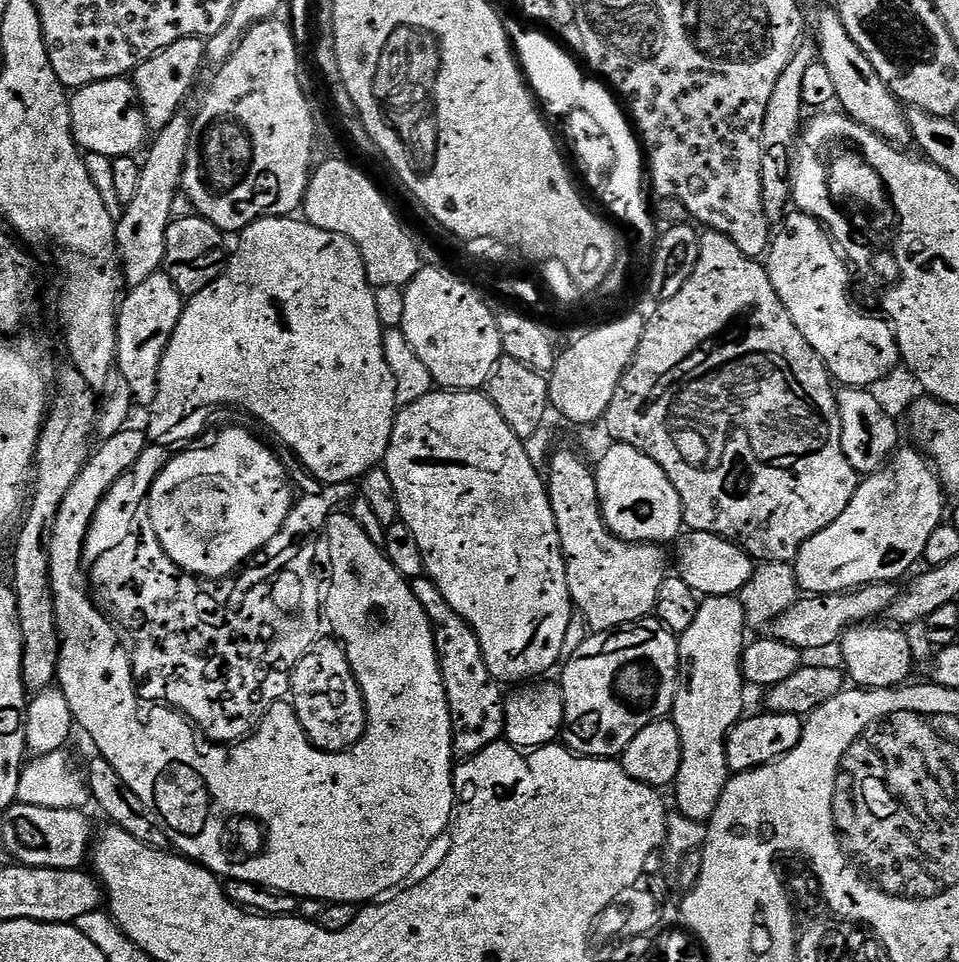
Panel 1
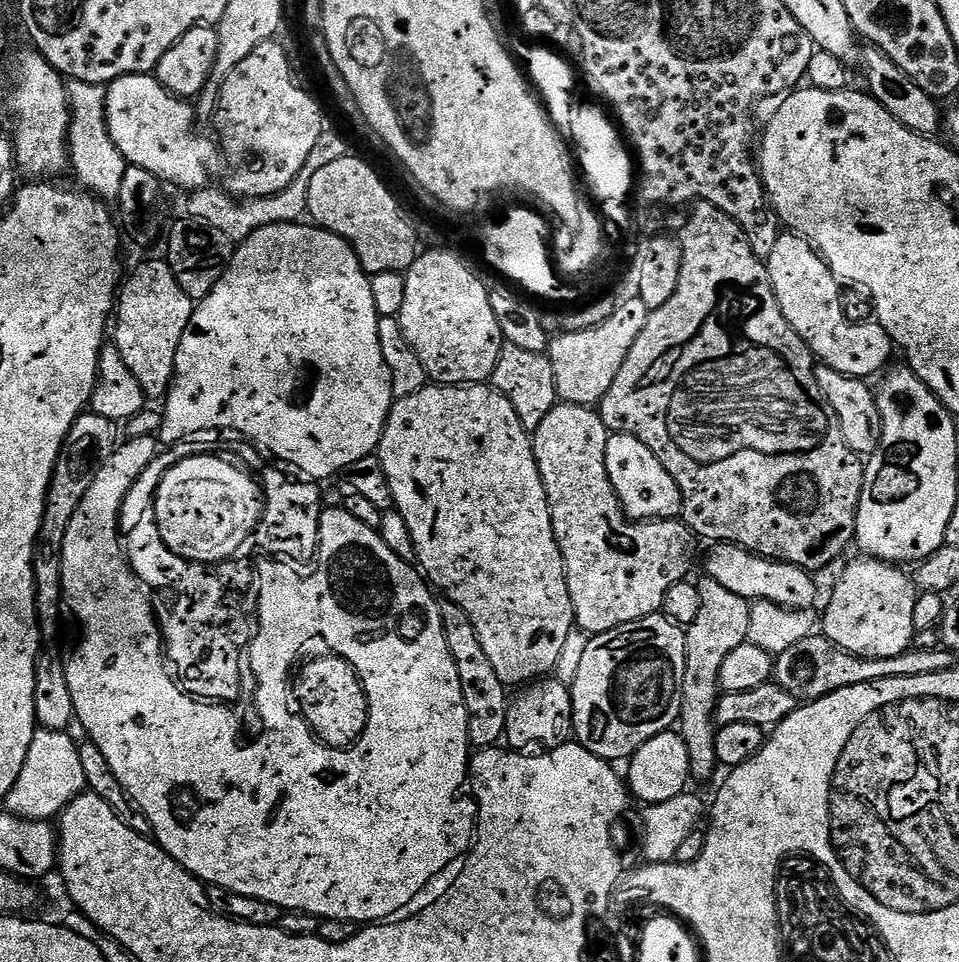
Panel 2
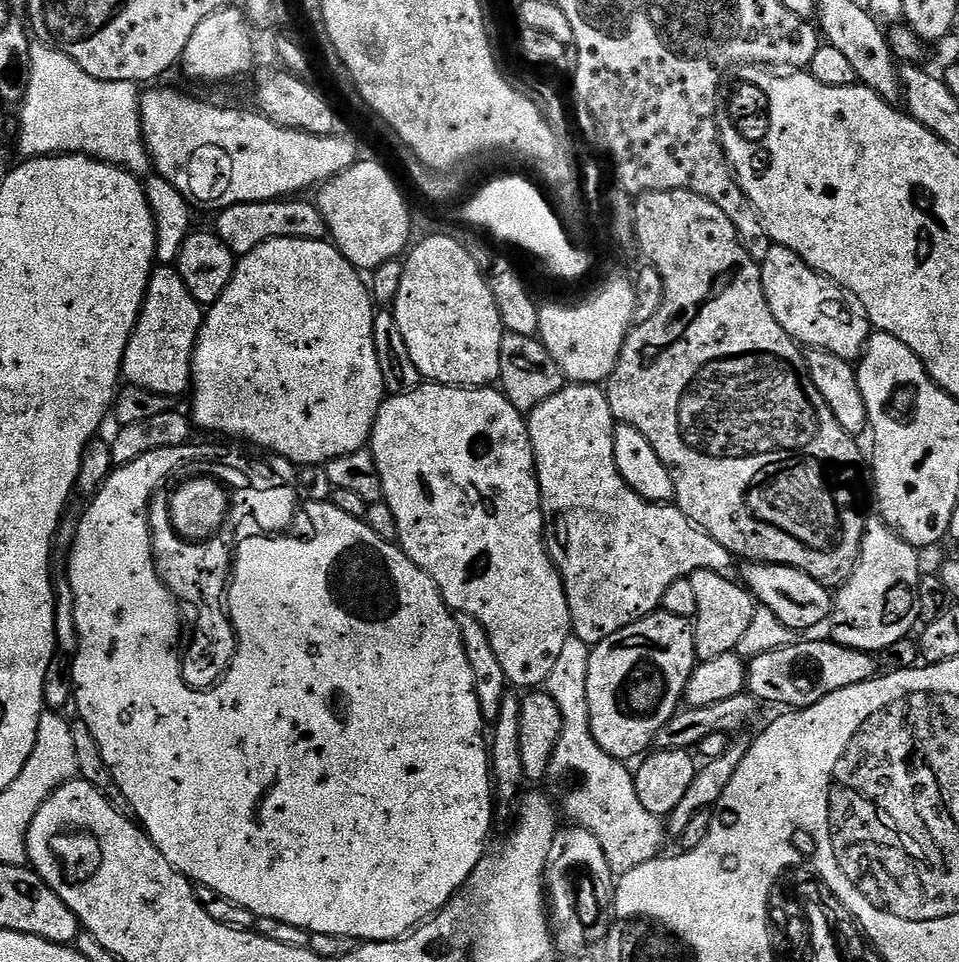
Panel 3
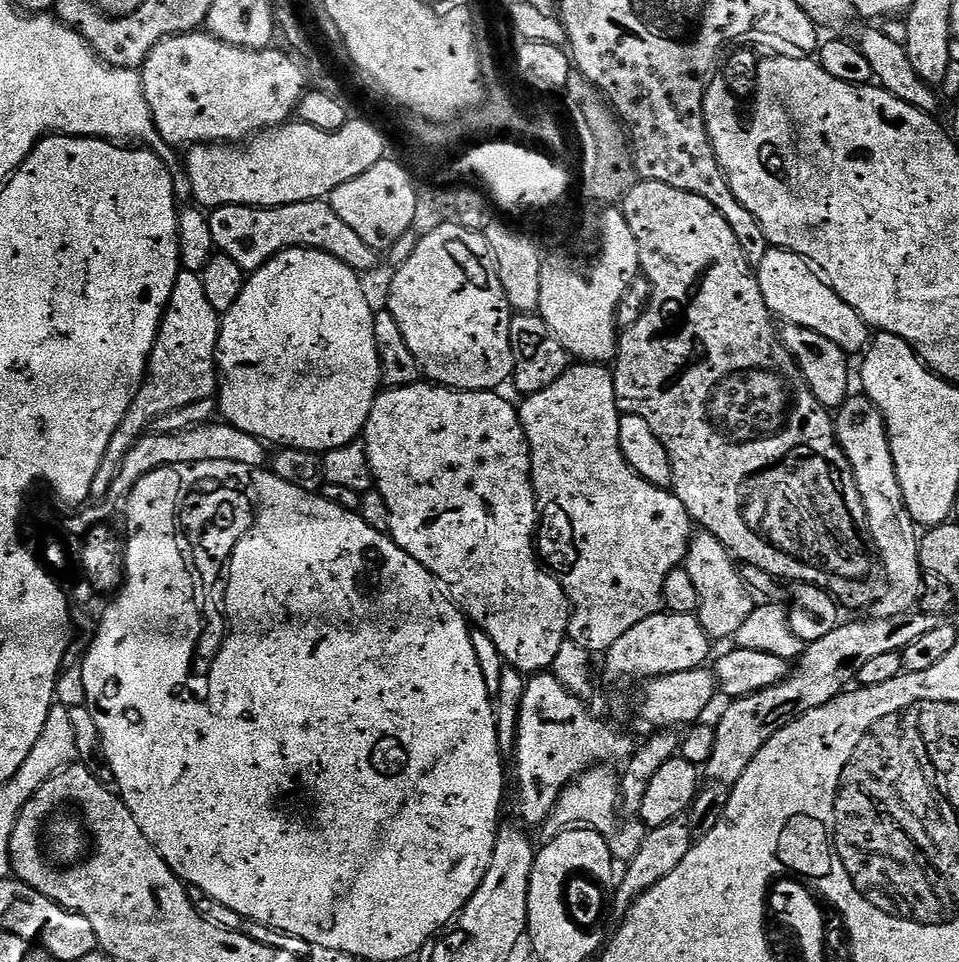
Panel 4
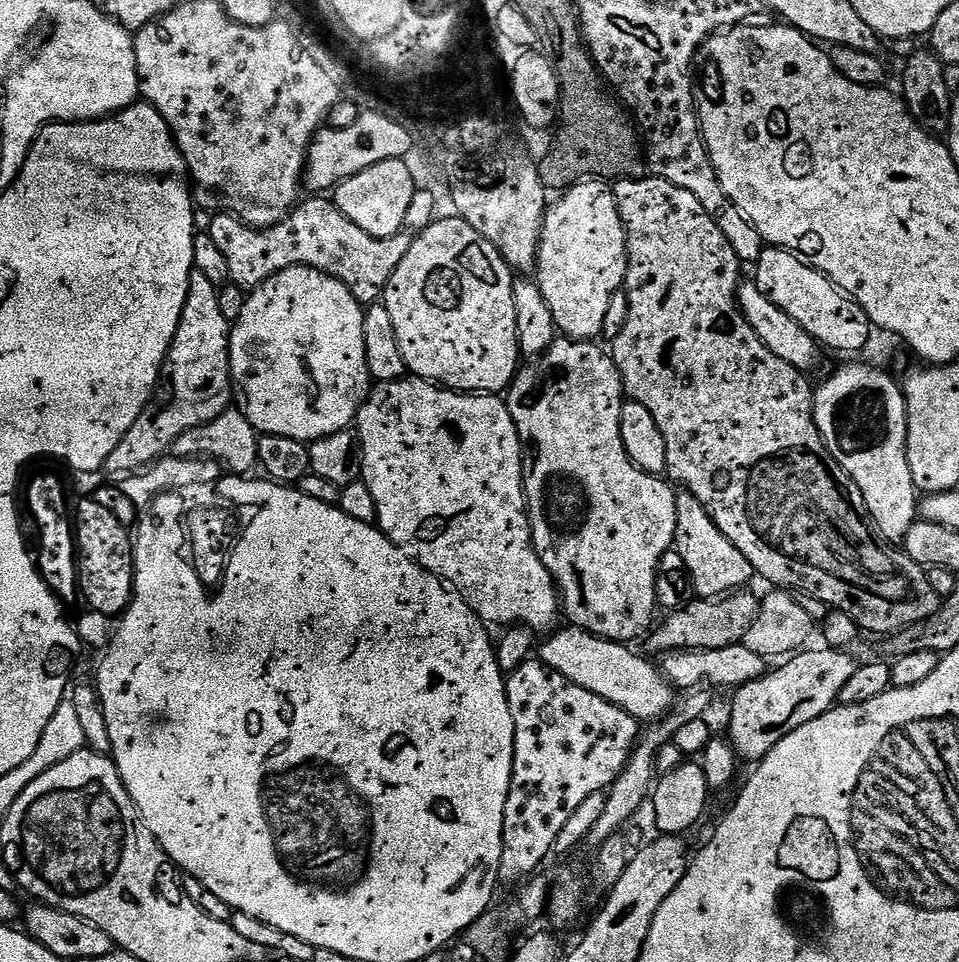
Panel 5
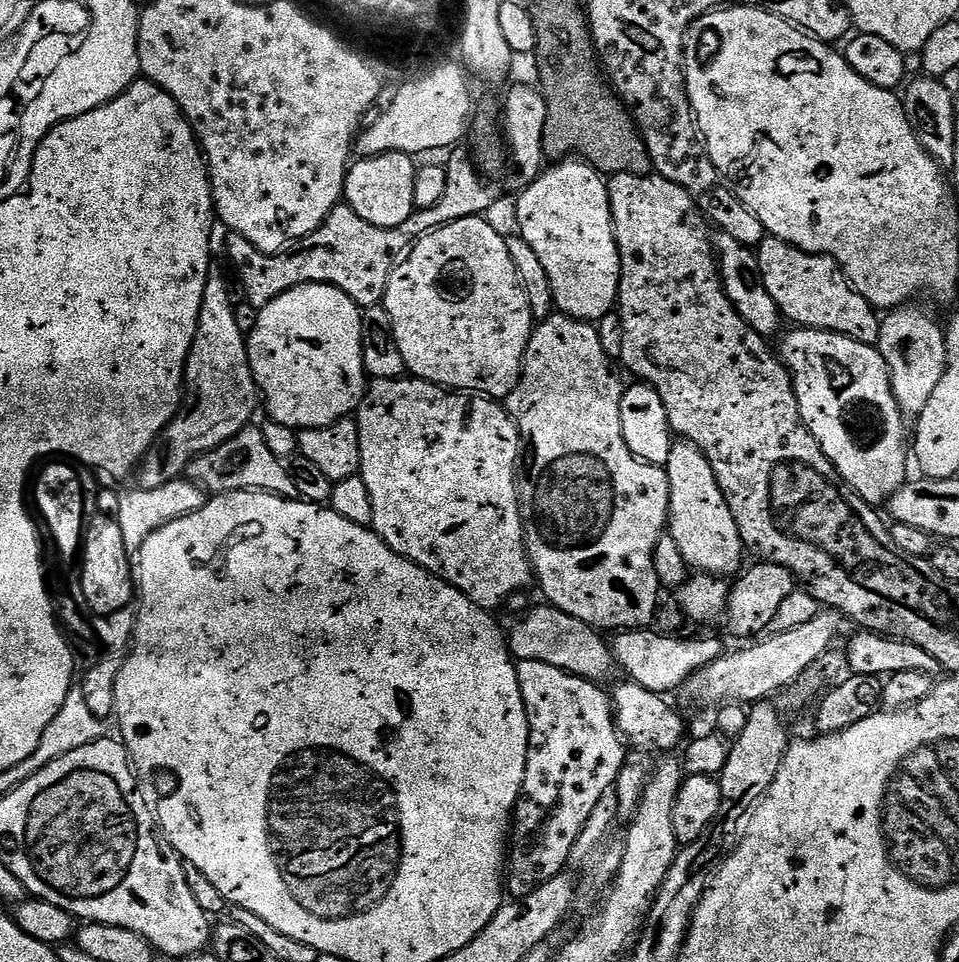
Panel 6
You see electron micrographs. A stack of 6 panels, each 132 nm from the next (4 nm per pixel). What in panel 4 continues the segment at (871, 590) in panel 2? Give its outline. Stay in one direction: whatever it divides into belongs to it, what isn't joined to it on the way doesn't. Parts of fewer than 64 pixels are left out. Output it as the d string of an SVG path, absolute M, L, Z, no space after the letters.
M863 394L849 395L843 406L835 413L836 440L840 449L846 454L846 458L852 467L852 473L856 479L858 490L862 494L862 502L868 519L868 534L870 544L878 553L878 560L884 563L884 576L888 579L888 589L875 597L870 612L875 619L890 618L903 612L911 612L920 603L922 569L919 560L919 546L921 537L918 535L917 525L912 523L910 514L904 505L902 488L898 486L898 476L894 460L890 454L888 445L888 431L884 425L882 414L872 405L871 400Z

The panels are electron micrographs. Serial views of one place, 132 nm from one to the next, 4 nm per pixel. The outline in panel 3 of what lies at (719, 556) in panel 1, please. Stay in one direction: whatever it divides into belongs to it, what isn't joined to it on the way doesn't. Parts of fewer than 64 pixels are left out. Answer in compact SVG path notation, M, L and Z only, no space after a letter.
M750 562L741 569L741 579L763 607L773 610L784 626L797 632L814 628L831 617L834 598L827 585L818 583L796 567Z

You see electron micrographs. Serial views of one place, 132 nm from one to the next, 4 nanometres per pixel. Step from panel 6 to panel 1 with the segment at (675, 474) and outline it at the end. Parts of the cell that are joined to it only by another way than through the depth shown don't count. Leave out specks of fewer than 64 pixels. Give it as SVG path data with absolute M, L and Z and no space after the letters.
M705 596L701 599L698 615L694 618L694 622L685 632L679 633L678 639L678 662L680 663L680 681L676 687L676 697L674 698L674 706L670 713L672 725L678 730L678 738L682 742L682 766L678 766L678 778L674 785L676 791L676 808L675 811L686 818L694 818L695 820L703 820L705 822L712 819L714 810L718 806L718 798L722 798L722 790L726 790L730 773L728 771L728 763L726 762L726 742L728 735L734 725L745 715L744 709L744 688L746 689L746 681L743 672L740 670L740 659L744 656L746 647L746 639L744 640L744 632L746 633L746 625L748 619L744 613L744 608L740 605L739 599L733 596Z

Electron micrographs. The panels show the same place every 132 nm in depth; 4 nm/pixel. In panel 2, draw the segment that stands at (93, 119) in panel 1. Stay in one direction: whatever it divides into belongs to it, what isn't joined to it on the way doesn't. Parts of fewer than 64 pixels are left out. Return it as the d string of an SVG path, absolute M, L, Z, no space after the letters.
M152 74L118 78L107 85L106 95L110 138L131 167L150 170L161 182L187 190L209 187L208 171L222 160L222 152L217 141L196 129L196 110L187 99L167 92Z

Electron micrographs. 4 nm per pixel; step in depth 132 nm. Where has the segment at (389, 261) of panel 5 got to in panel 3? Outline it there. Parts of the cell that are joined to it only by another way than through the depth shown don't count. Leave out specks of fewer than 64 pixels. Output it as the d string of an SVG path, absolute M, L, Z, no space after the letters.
M281 198L263 200L257 204L235 204L223 209L216 220L214 232L229 247L236 258L250 254L262 242L274 238L302 238L303 240L323 240L328 236L326 218L322 218L319 203L304 198Z

